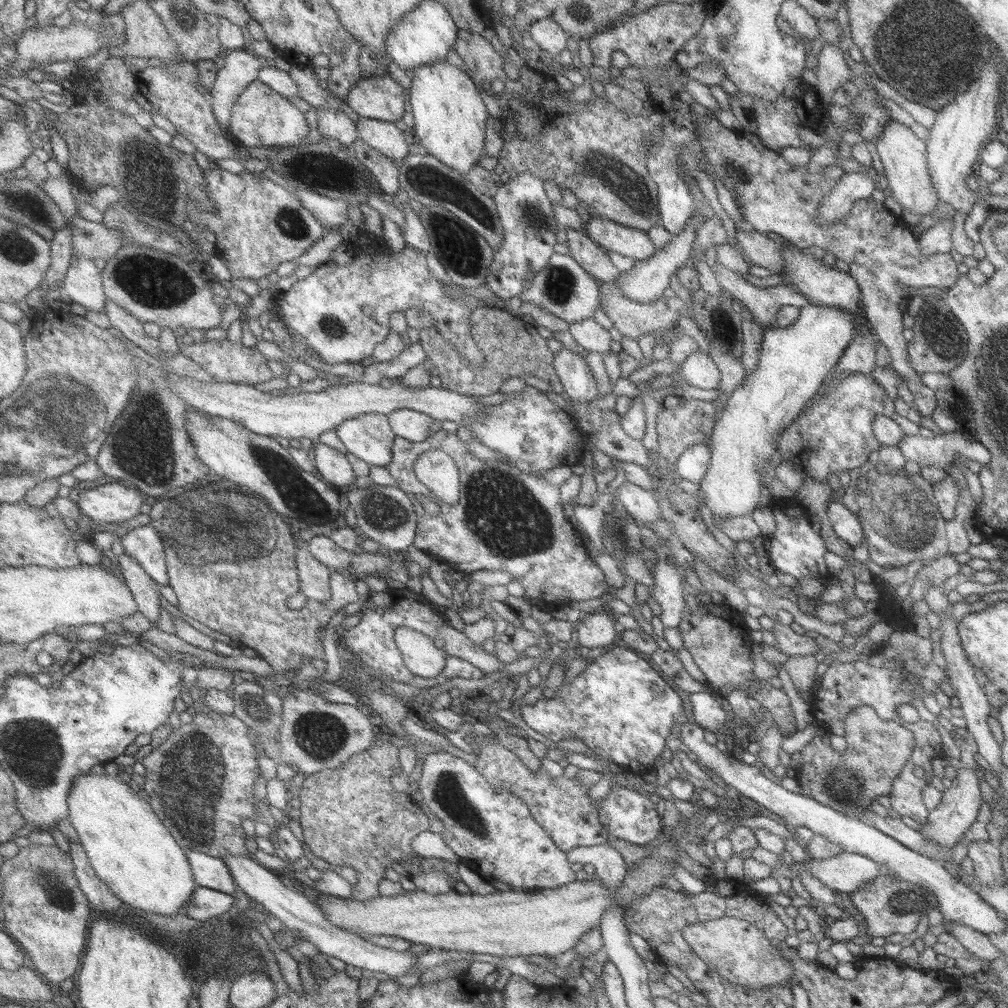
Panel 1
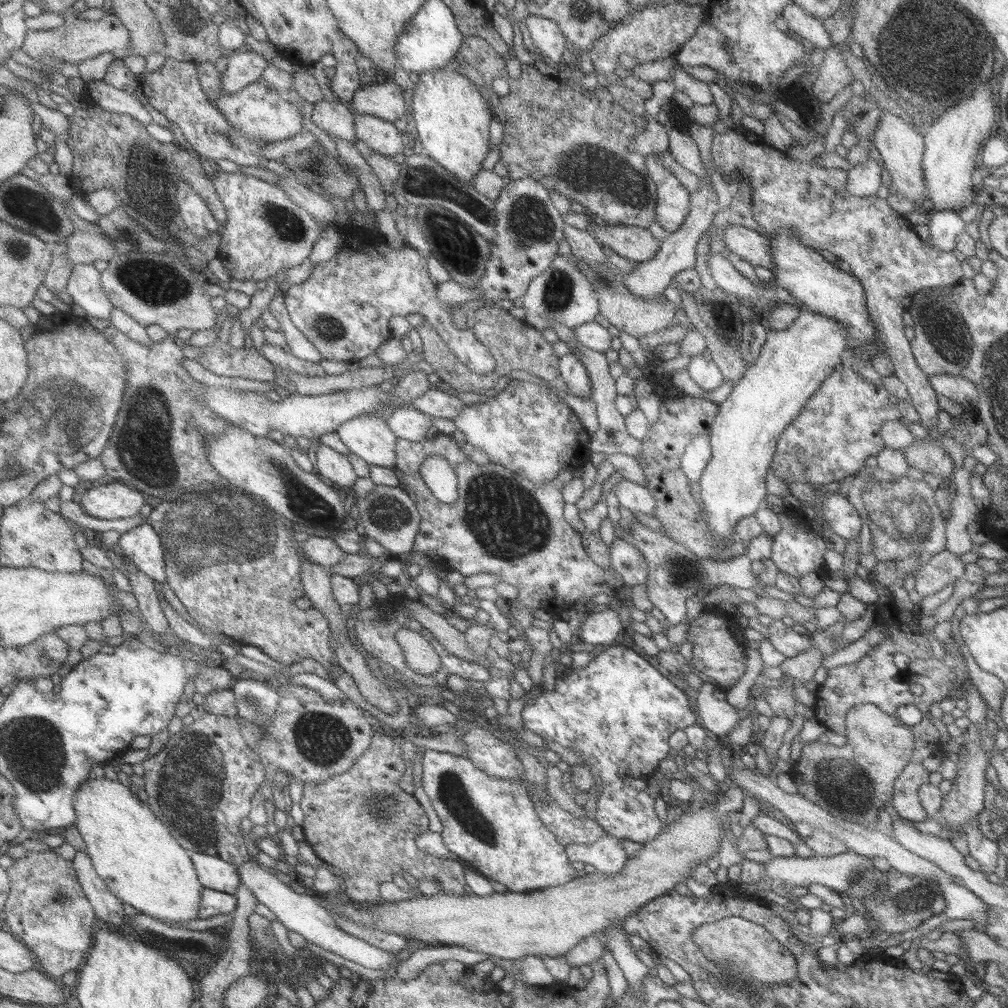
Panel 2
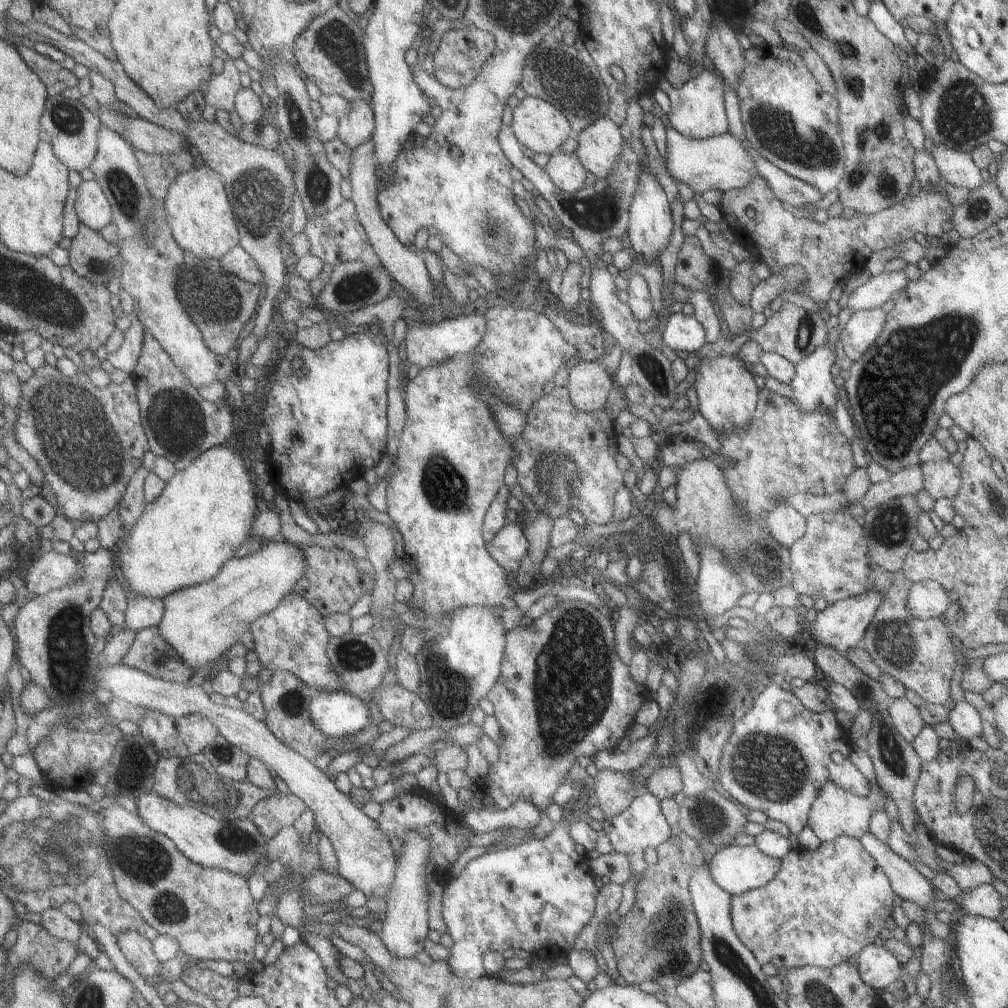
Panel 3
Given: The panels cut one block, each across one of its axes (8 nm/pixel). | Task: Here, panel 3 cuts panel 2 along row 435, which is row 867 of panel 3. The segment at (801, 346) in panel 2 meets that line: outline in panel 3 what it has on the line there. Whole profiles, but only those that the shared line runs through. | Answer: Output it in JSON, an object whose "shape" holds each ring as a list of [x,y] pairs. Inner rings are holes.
{"shape":[[[751,843],[749,845],[731,844],[719,848],[707,864],[711,880],[732,897],[769,882],[779,870],[779,862],[780,859],[761,854]]]}

